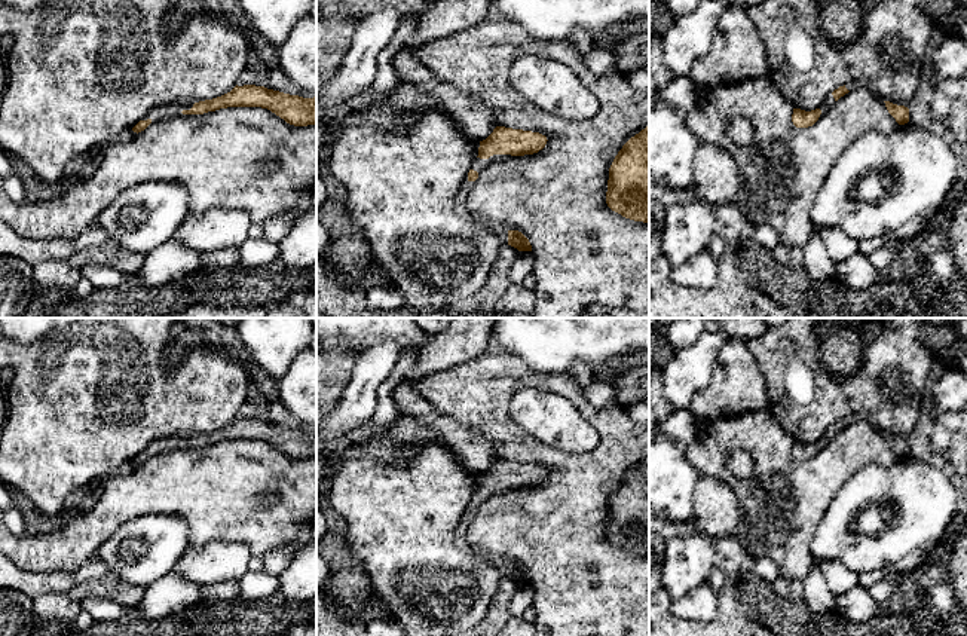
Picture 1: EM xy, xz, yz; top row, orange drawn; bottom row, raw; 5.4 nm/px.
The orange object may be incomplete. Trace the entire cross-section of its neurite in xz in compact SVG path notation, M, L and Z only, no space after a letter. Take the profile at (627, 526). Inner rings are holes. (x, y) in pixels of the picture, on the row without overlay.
M649 459L631 470L615 489L606 536L625 551L649 556Z

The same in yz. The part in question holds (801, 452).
M853 413L835 422L826 434L815 443L805 444L801 441L793 441L792 455L796 461L808 461L813 459L818 452L821 452L827 444L833 440L833 437L848 426L850 424L866 421L863 413Z

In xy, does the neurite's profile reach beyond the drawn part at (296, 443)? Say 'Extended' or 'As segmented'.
Extended

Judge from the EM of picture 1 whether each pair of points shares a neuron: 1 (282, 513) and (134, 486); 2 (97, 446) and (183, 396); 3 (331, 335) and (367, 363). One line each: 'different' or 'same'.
1: same
2: same
3: different

